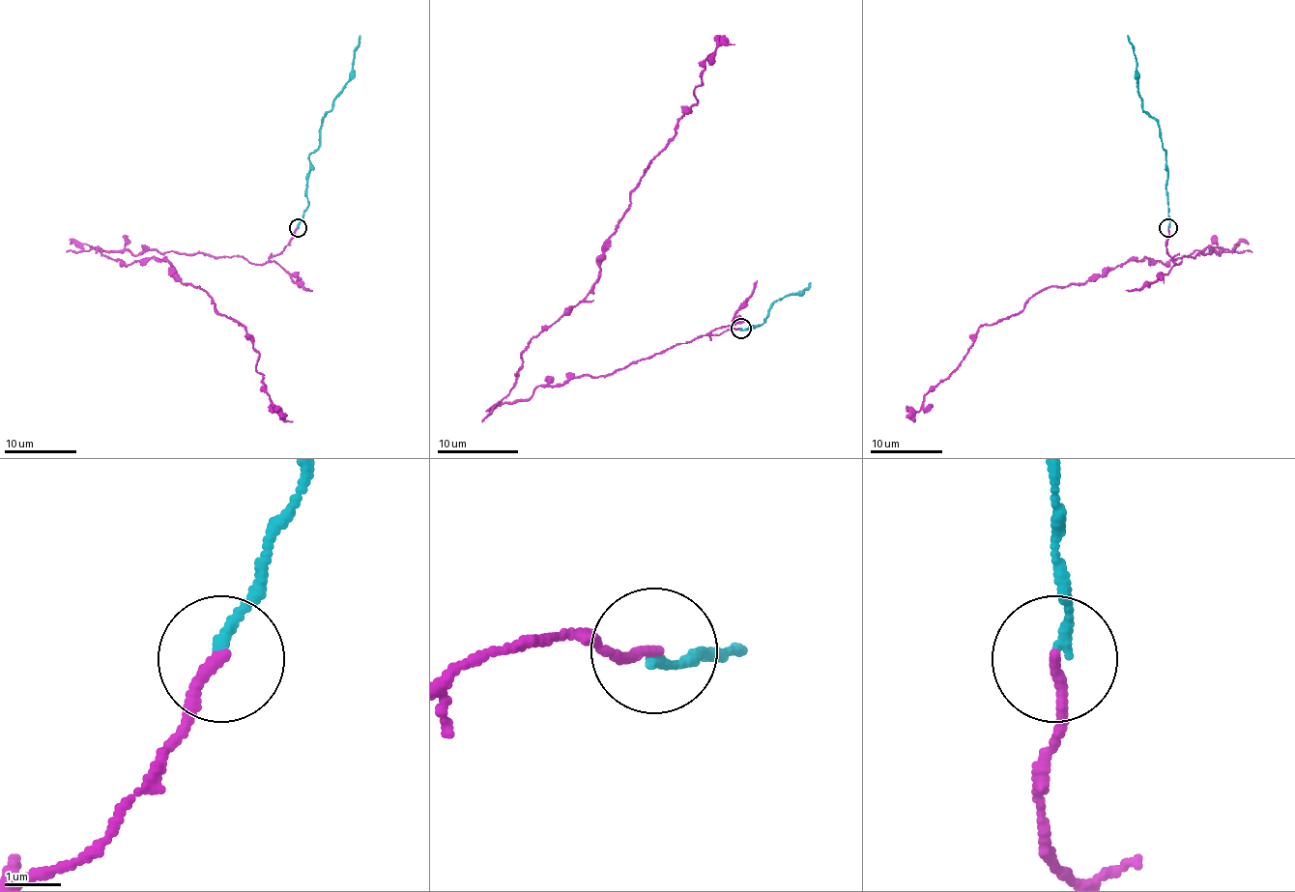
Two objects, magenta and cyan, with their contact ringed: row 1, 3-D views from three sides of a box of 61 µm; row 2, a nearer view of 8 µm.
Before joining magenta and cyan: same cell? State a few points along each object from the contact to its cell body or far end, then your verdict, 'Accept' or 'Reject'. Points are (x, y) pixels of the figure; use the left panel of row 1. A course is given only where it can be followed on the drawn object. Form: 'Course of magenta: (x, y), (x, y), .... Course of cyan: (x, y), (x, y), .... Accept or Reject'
Course of magenta: (298, 227), (264, 263), (83, 245), (129, 265), (164, 260), (200, 287), (245, 329), (266, 393), (293, 422). Course of cyan: (298, 227), (309, 204), (309, 157), (320, 144), (322, 119), (349, 79), (359, 36). Reject

